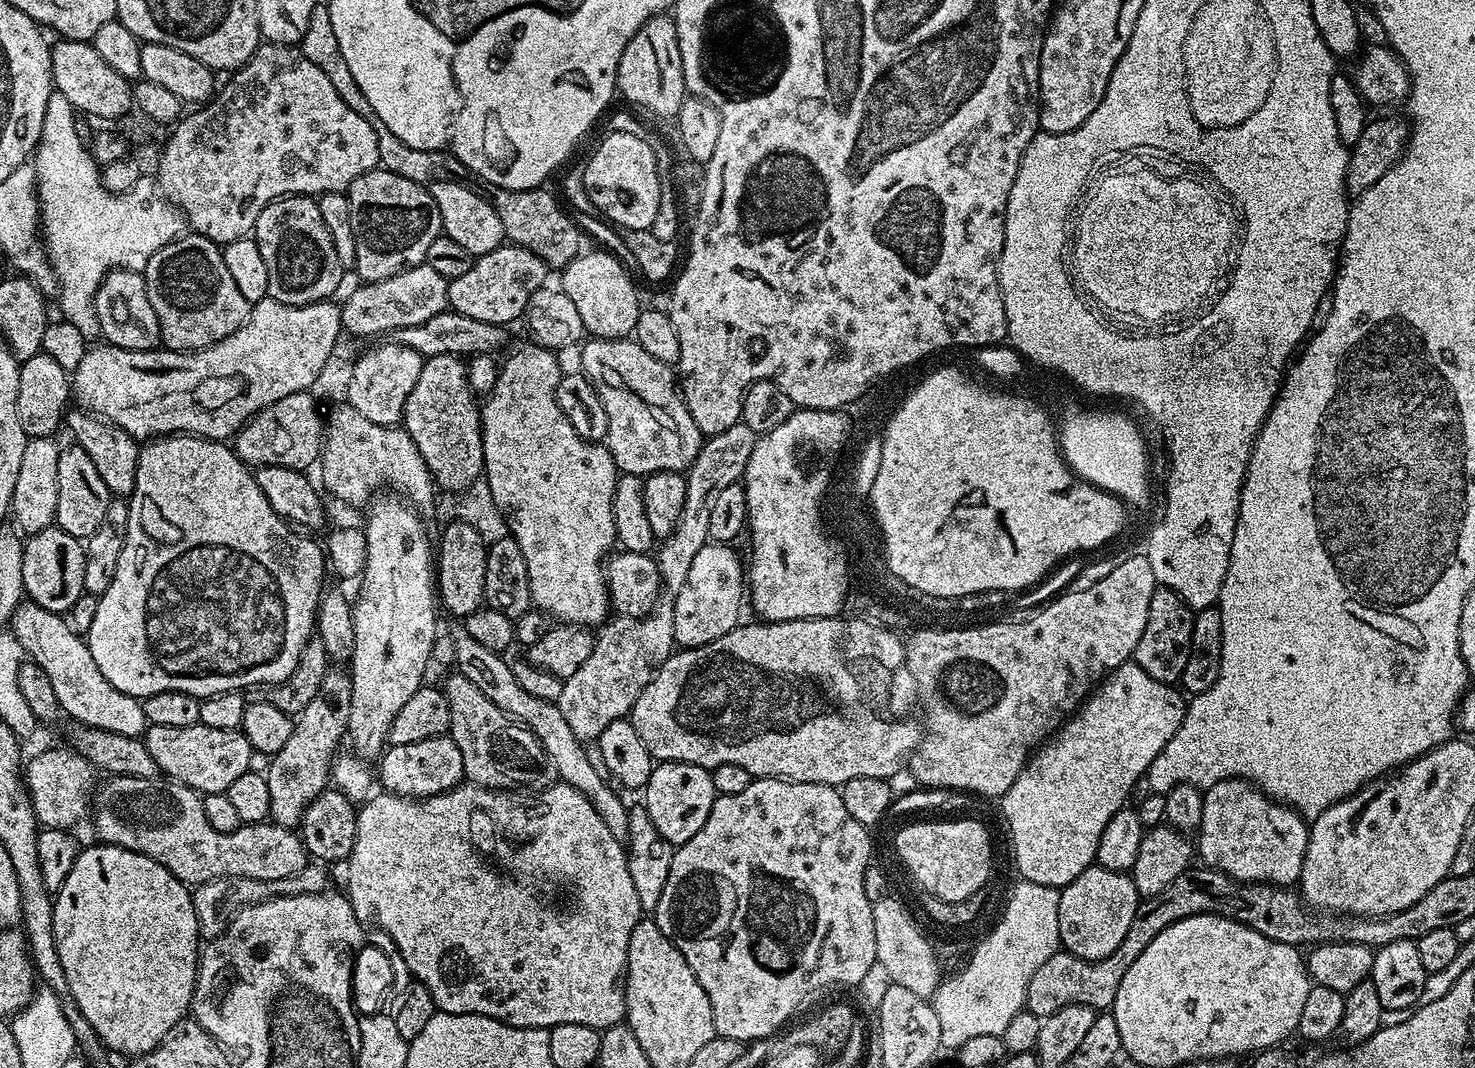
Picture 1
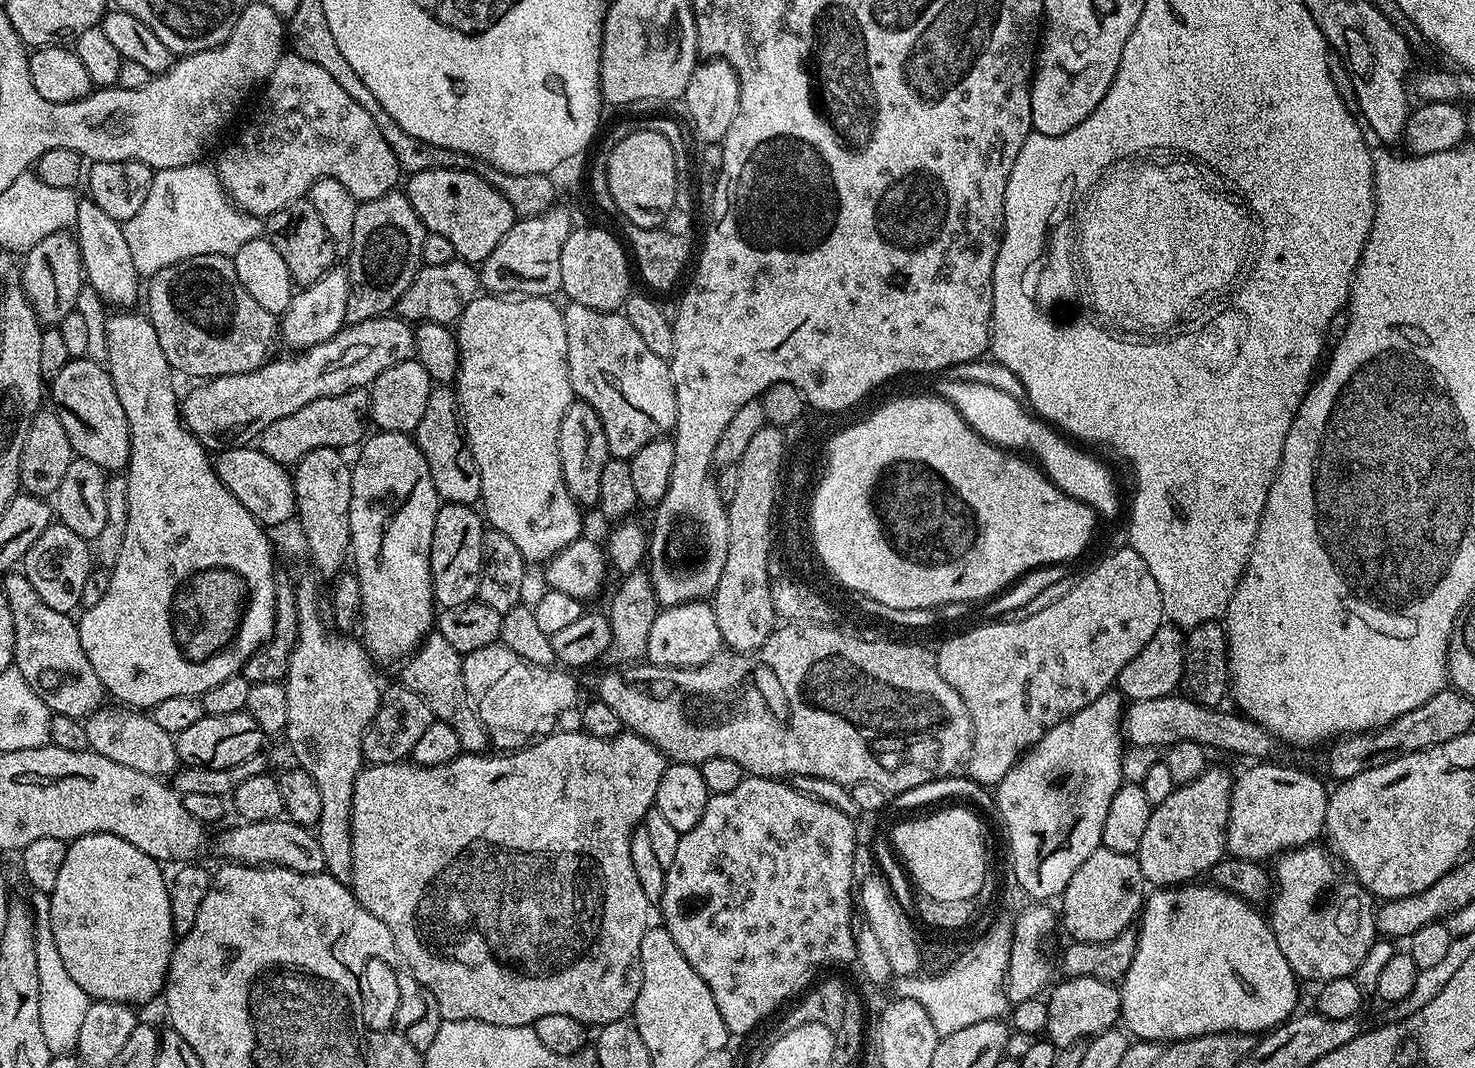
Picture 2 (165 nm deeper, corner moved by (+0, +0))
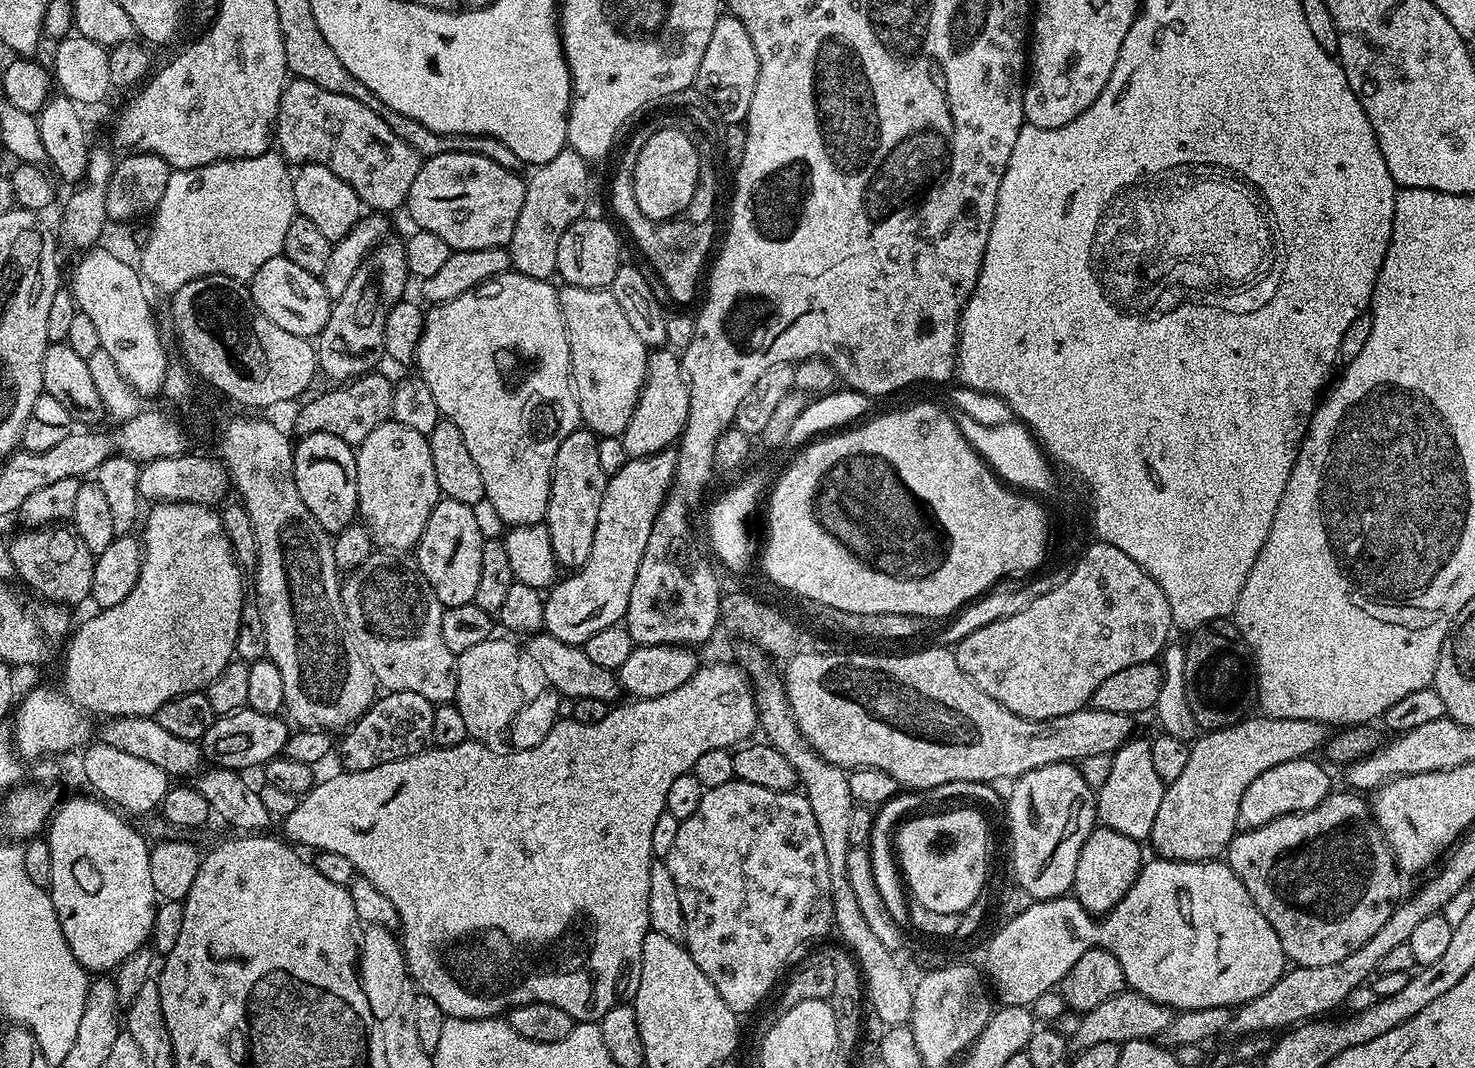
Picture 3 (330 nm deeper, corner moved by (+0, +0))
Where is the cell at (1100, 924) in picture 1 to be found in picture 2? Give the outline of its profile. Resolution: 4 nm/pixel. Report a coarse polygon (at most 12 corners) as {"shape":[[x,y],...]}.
{"shape":[[1103,846],[1058,908],[1072,940],[1113,940],[1146,899],[1135,855]]}

